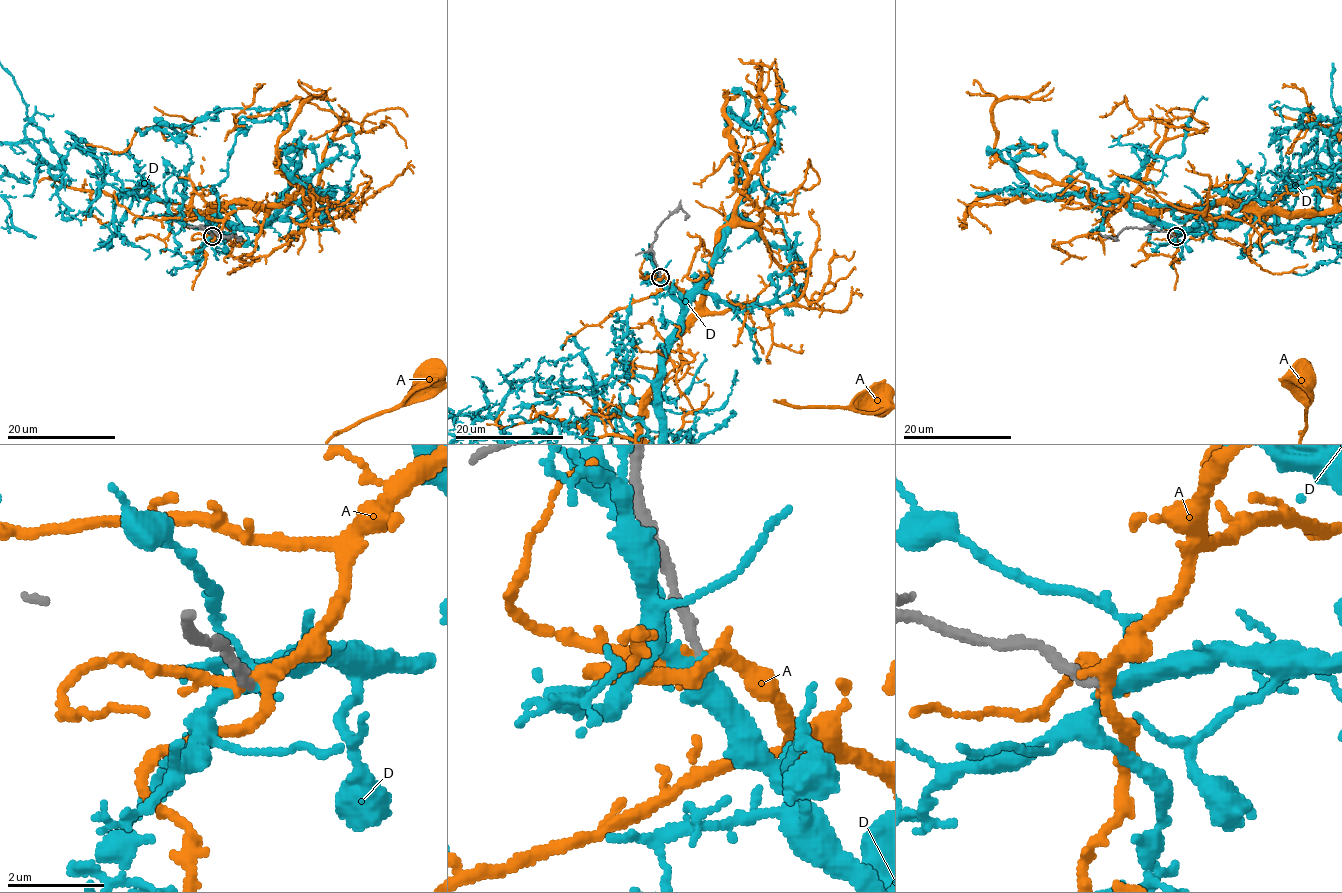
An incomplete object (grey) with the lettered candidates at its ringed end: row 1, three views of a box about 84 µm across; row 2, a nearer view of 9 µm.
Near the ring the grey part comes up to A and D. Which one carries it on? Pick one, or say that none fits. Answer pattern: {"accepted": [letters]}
{"accepted": ["D"]}

